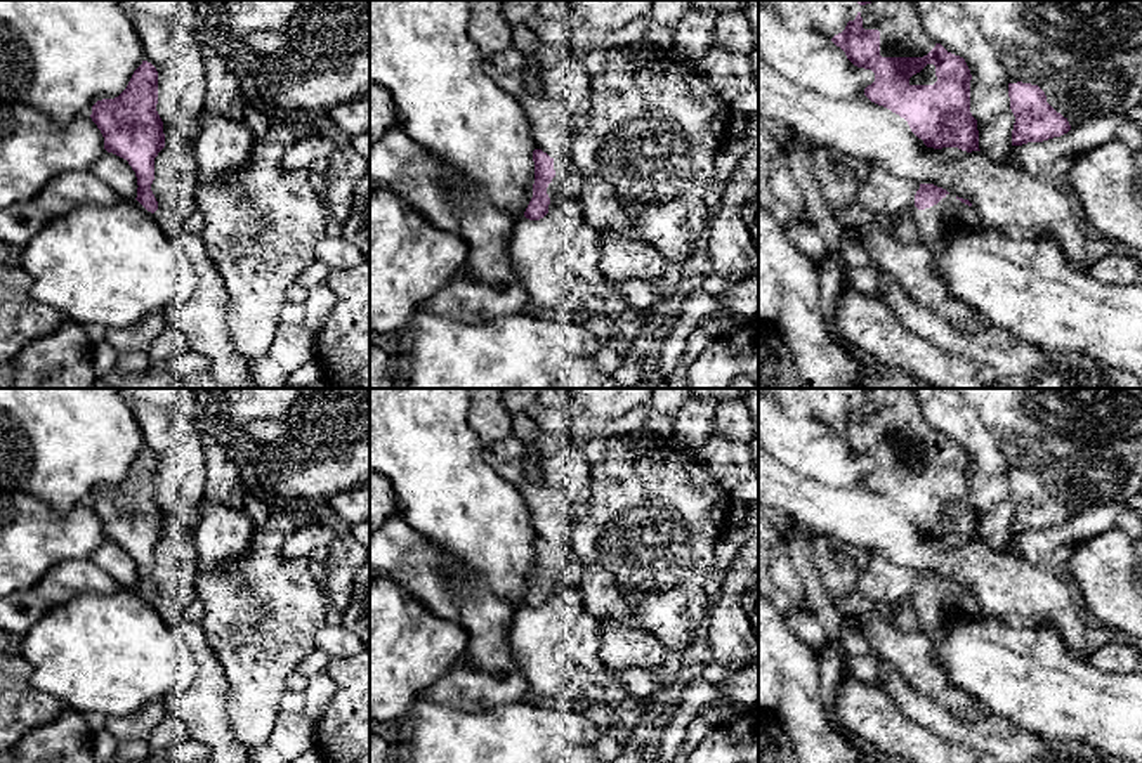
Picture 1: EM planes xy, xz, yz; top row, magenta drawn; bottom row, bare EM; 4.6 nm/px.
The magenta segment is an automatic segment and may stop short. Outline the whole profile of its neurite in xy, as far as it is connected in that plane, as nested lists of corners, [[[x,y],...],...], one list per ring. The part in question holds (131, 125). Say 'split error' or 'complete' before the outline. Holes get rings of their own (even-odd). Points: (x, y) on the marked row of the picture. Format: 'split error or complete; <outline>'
complete; [[[142,61],[127,88],[115,99],[92,106],[92,121],[104,137],[104,149],[128,161],[137,177],[137,201],[151,213],[158,201],[151,191],[154,158],[165,147],[163,121],[156,111],[158,71]]]

